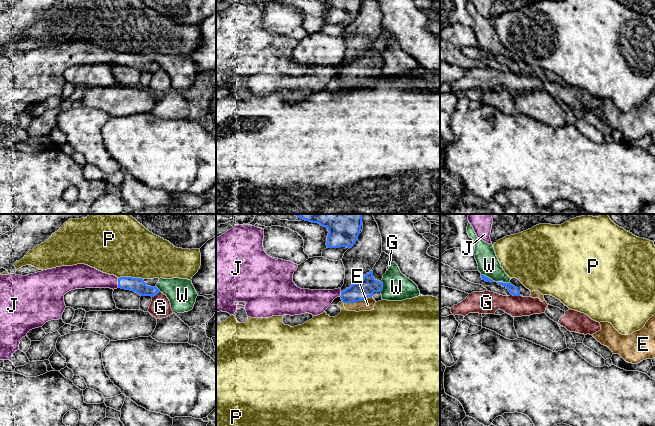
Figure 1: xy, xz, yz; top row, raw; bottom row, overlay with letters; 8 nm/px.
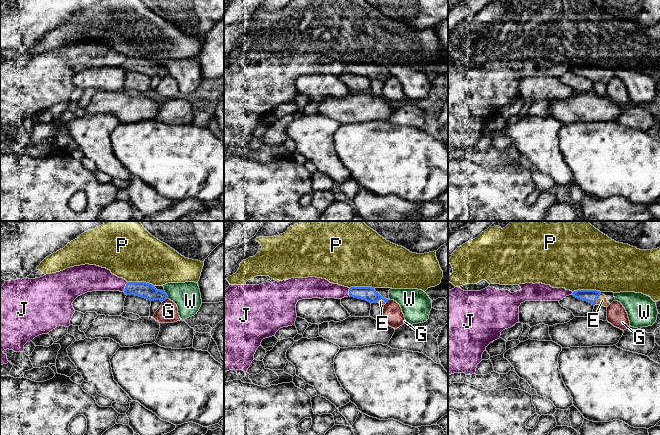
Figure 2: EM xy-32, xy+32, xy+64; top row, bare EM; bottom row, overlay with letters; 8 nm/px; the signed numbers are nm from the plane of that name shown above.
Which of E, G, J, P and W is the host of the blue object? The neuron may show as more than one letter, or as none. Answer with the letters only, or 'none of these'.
E

